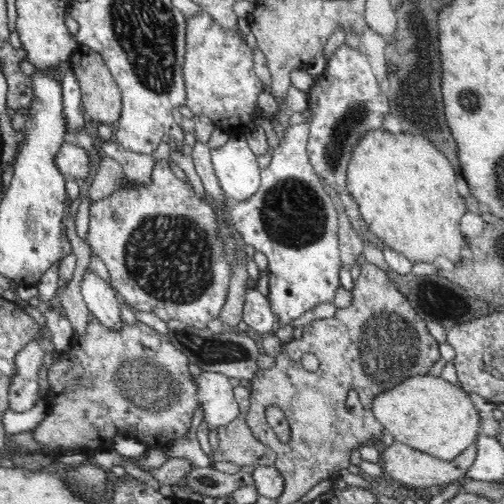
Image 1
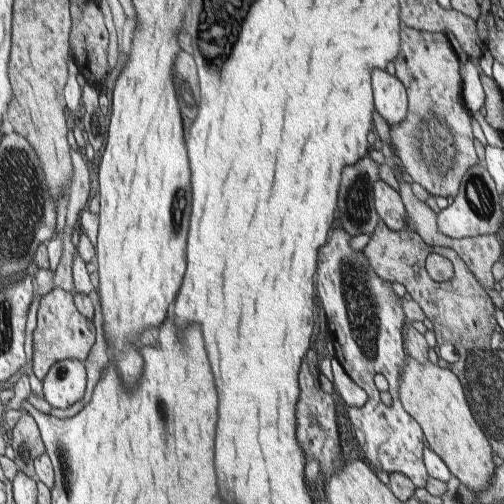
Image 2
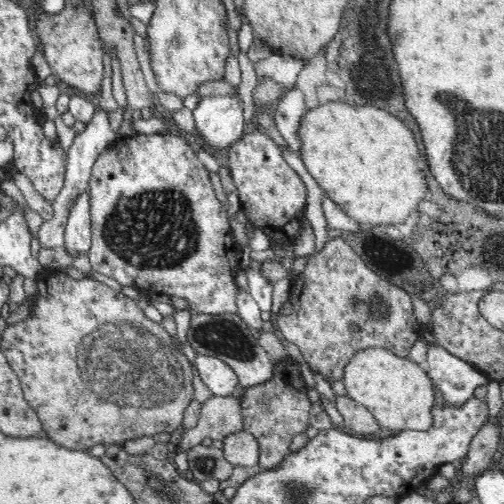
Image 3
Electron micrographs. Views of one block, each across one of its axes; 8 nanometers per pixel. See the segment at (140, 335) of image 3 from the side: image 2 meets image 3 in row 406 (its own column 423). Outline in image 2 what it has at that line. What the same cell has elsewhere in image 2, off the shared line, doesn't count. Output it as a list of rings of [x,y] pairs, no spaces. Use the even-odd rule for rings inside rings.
[[[401,24],[401,52],[393,64],[395,76],[407,86],[409,110],[405,120],[411,122],[411,132],[403,122],[389,126],[401,170],[409,182],[421,184],[431,196],[455,196],[465,172],[479,162],[471,142],[471,112],[461,96],[459,58],[445,34],[417,32]]]

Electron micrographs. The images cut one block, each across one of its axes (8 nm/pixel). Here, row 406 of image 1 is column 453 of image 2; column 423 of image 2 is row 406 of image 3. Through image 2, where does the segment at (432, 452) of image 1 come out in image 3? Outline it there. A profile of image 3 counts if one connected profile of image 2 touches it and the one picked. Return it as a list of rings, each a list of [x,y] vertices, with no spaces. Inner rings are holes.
[[[366,348],[356,352],[354,360],[344,366],[344,384],[350,392],[350,398],[362,404],[388,432],[406,432],[416,430],[424,432],[434,426],[432,410],[438,404],[434,380],[422,366],[410,358],[400,358],[398,354],[382,348]]]

